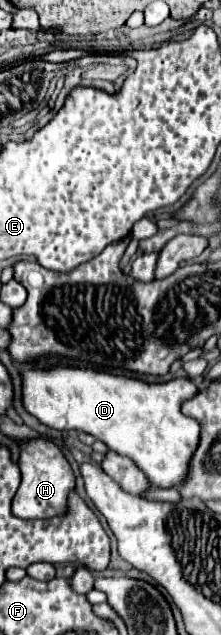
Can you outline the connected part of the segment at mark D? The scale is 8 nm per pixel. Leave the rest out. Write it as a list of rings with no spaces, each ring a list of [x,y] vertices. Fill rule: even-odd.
[[[62,363],[44,369],[26,367],[20,369],[20,377],[22,377],[24,409],[46,427],[58,431],[74,429],[94,435],[96,439],[106,443],[108,449],[130,457],[144,471],[148,481],[156,487],[176,487],[184,481],[186,467],[190,463],[194,447],[198,447],[198,437],[200,437],[200,425],[194,419],[180,413],[182,401],[188,401],[198,393],[192,379],[176,377],[166,383],[146,383],[138,377],[114,375],[114,373],[104,373],[76,365],[62,365]]]

